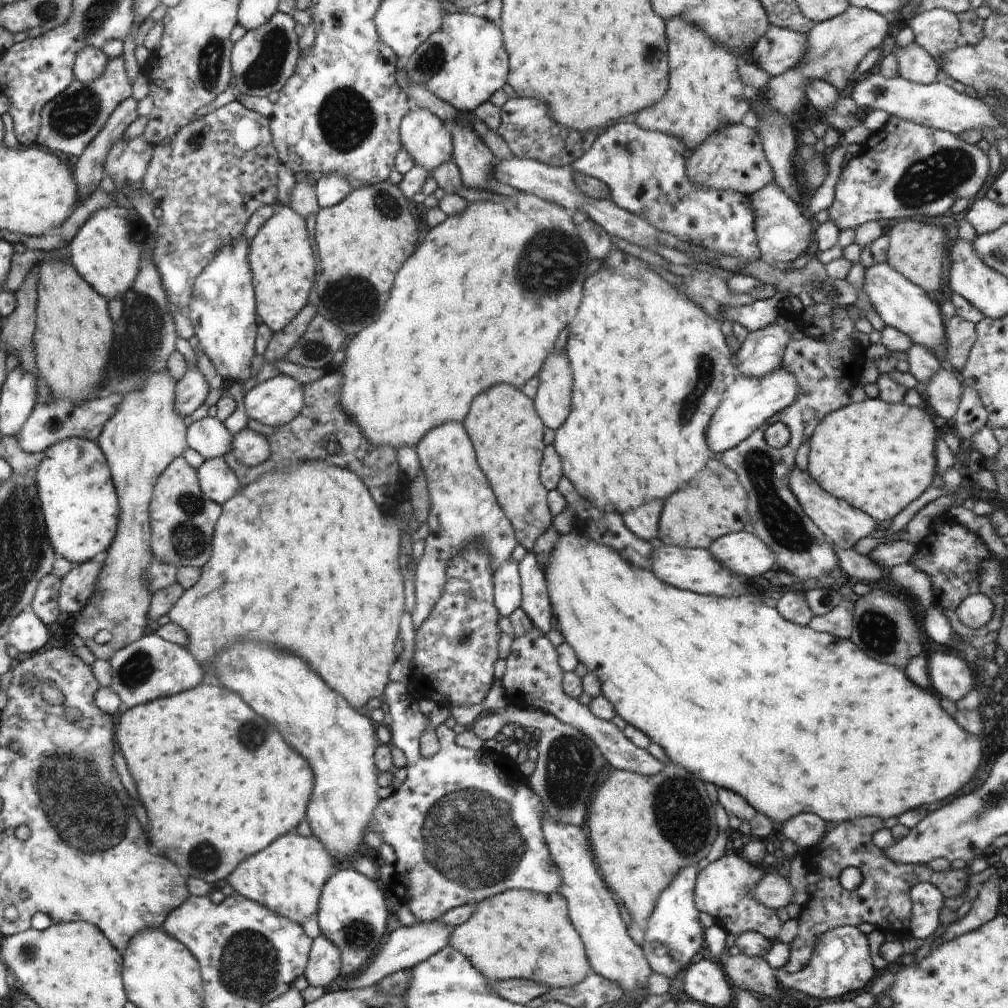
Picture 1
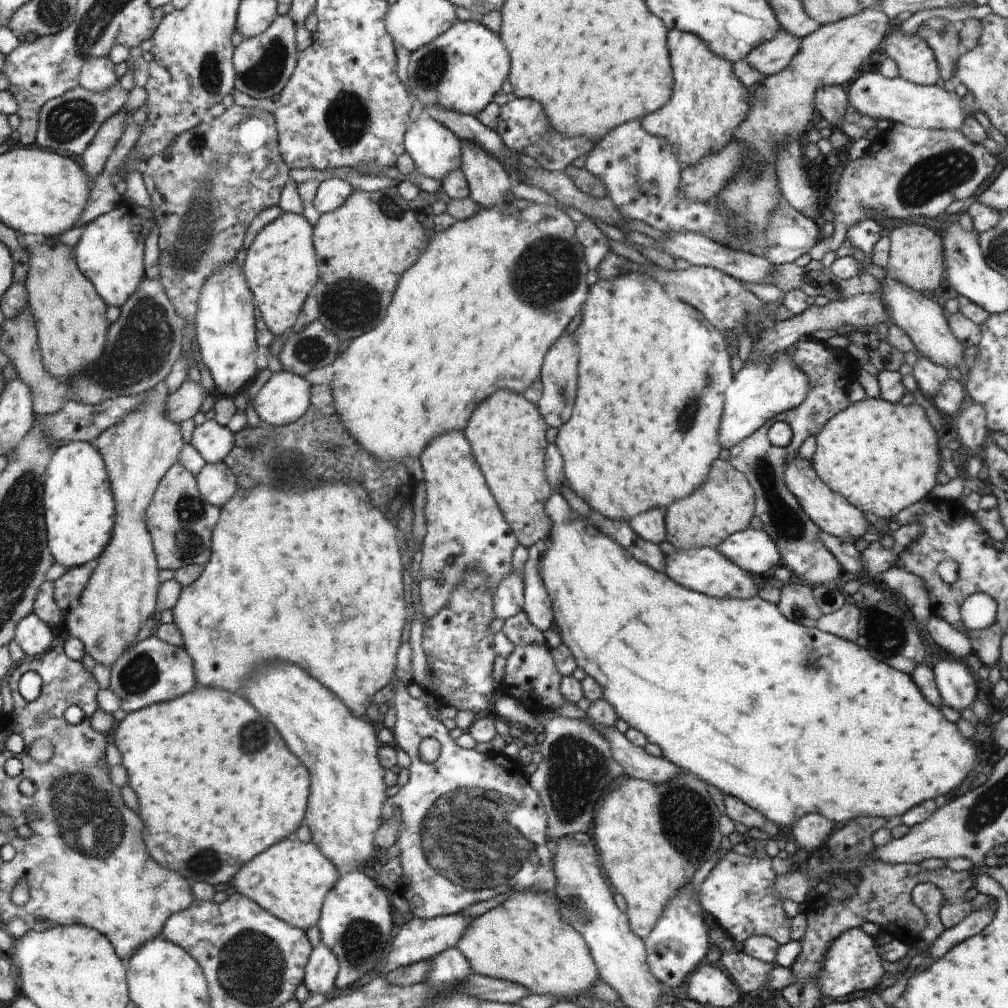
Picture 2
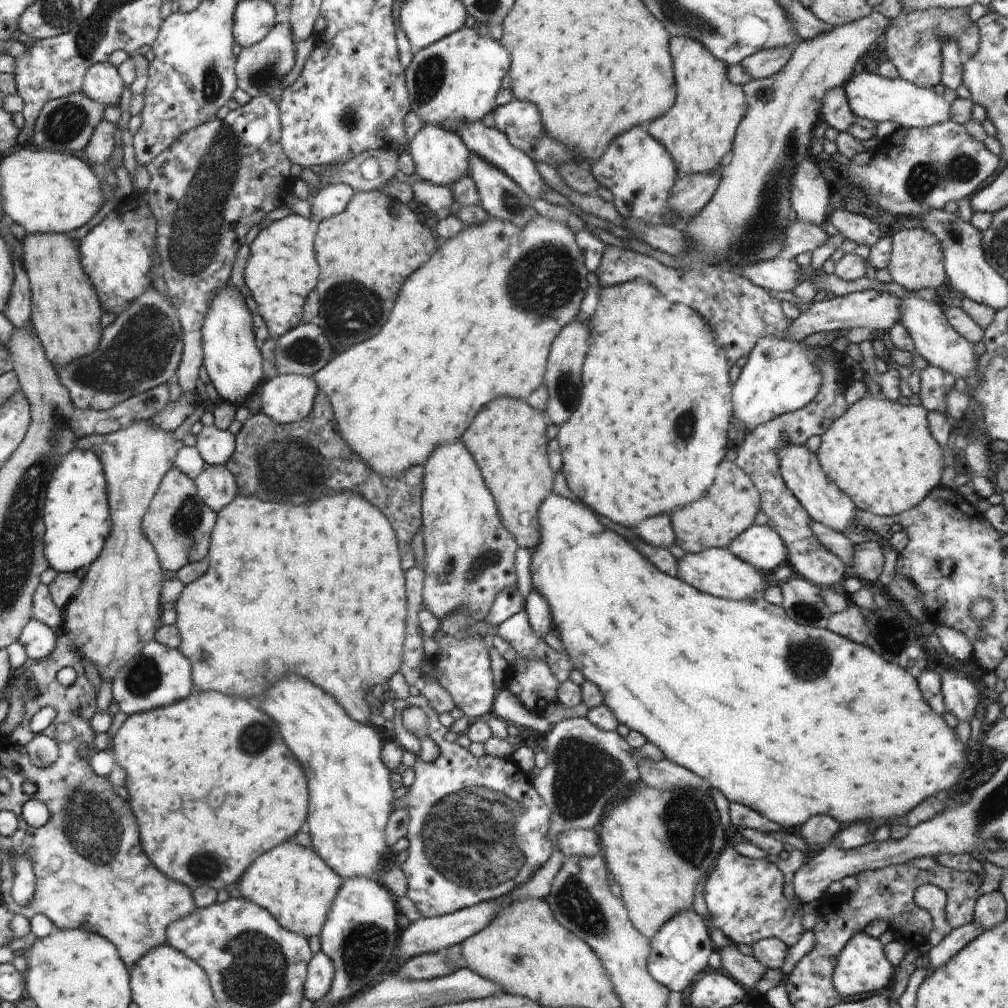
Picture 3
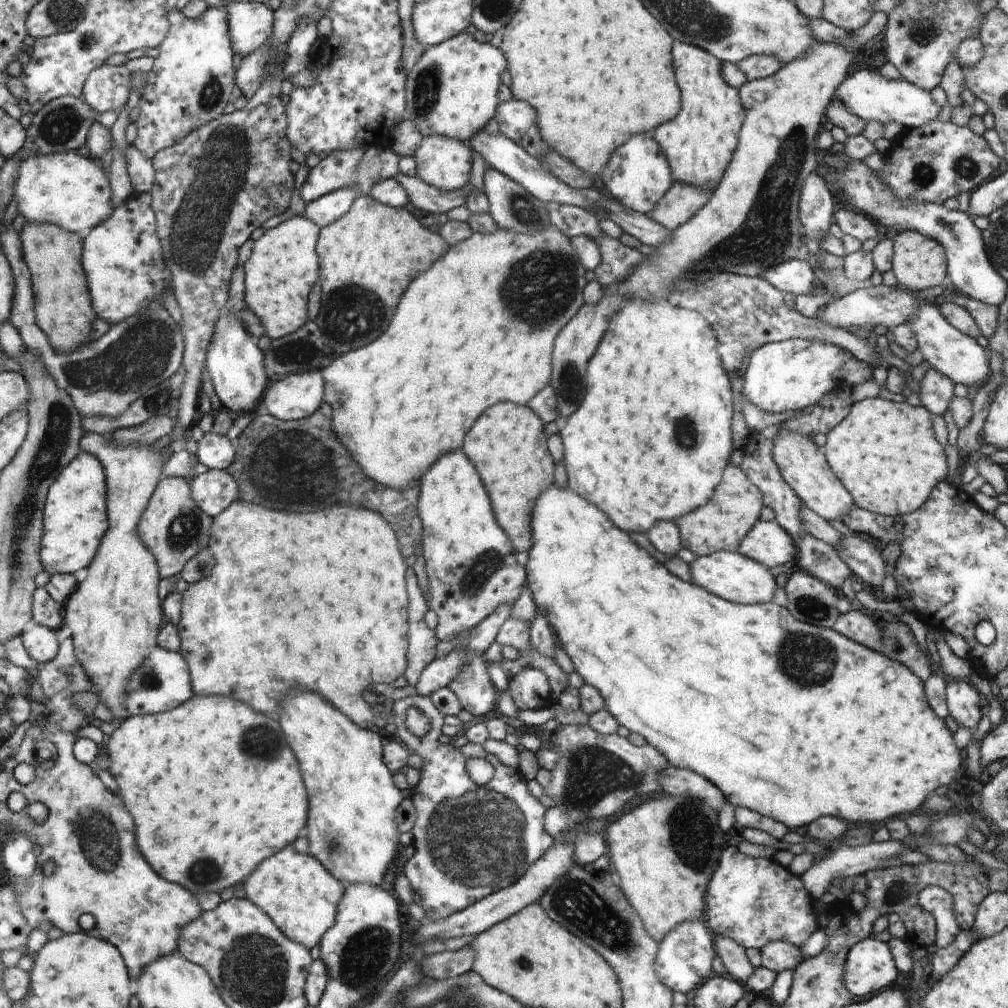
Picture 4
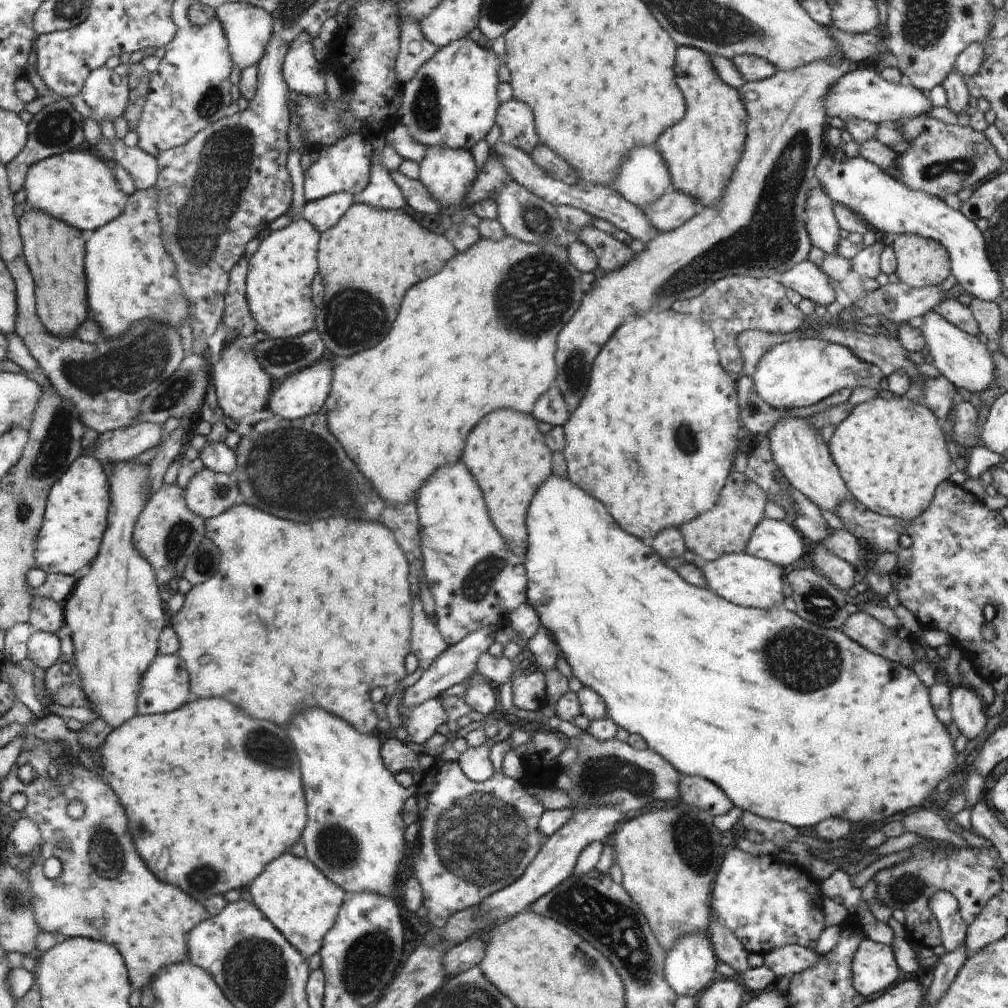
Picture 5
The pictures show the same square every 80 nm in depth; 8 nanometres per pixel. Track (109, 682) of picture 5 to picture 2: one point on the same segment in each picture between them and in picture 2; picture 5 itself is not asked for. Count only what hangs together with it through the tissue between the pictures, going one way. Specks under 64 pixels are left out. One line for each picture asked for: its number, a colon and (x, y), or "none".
2: (117, 609)
3: (113, 617)
4: (115, 614)

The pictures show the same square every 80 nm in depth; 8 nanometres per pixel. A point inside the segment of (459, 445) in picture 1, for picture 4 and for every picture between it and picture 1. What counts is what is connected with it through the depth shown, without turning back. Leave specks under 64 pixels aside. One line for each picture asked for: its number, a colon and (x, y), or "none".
2: (465, 530)
3: (469, 557)
4: (471, 566)

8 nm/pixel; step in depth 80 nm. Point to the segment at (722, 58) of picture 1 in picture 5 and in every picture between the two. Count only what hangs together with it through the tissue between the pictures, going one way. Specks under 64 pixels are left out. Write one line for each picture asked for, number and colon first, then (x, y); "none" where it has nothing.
2: (708, 103)
3: (698, 131)
4: (699, 143)
5: (701, 151)

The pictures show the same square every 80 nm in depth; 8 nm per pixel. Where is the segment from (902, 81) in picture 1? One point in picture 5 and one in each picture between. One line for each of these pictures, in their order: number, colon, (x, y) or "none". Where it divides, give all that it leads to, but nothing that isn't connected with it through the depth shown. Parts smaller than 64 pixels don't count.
2: (900, 101)
3: (870, 96)
4: (868, 95)
5: (863, 94)

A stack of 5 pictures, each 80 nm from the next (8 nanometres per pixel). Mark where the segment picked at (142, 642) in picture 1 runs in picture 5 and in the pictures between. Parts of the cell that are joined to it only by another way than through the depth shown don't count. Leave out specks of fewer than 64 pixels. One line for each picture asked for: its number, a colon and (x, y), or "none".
2: (151, 672)
3: (160, 676)
4: (162, 682)
5: (164, 687)

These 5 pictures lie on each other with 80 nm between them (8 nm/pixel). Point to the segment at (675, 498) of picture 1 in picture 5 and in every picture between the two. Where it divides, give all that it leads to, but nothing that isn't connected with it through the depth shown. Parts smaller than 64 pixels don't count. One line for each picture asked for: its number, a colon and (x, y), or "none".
2: (724, 505)
3: (729, 508)
4: (720, 525)
5: (727, 528)

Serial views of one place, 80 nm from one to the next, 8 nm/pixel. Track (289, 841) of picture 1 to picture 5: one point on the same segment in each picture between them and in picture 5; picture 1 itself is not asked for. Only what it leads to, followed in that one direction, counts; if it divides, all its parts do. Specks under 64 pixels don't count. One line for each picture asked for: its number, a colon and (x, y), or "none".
2: (290, 880)
3: (294, 883)
4: (301, 896)
5: (302, 902)

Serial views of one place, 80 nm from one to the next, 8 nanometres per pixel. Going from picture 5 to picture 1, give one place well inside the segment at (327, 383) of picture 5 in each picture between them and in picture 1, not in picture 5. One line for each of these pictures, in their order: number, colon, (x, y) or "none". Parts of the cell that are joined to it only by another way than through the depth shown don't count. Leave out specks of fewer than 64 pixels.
1: (279, 400)
2: (285, 397)
3: (289, 398)
4: (297, 396)

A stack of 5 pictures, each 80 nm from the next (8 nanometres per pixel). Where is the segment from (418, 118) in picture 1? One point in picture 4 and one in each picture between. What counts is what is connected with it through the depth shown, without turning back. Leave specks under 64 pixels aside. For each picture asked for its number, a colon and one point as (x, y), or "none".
2: (436, 151)
3: (440, 156)
4: (445, 163)

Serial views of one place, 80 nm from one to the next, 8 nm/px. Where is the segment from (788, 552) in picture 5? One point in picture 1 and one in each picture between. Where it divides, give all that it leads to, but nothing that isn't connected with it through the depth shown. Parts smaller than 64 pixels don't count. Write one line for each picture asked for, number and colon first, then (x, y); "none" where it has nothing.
1: (745, 554)
2: (753, 549)
3: (760, 545)
4: (767, 542)

